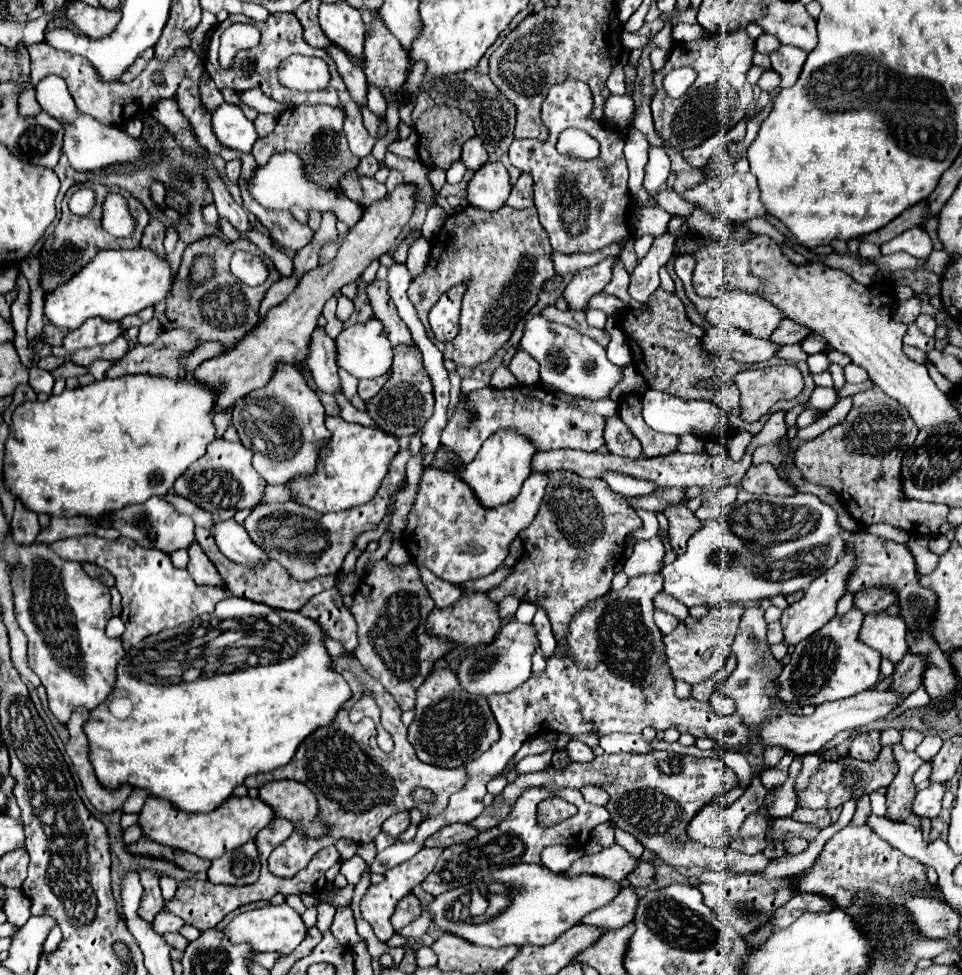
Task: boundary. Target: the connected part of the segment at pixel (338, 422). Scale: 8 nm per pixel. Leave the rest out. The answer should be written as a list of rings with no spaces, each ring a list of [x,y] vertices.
[[[338,415],[326,417],[326,427],[332,431],[332,441],[322,451],[322,459],[318,461],[316,473],[306,479],[294,479],[288,485],[296,495],[296,503],[316,509],[320,513],[344,511],[368,503],[380,487],[382,479],[386,477],[390,461],[400,451],[398,439],[376,427],[348,423]]]

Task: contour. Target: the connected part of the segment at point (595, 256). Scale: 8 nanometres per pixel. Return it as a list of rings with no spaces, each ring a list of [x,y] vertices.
[[[618,243],[602,249],[600,253],[586,253],[586,255],[562,255],[562,253],[553,251],[554,269],[556,269],[556,273],[558,273],[560,277],[564,277],[564,275],[576,275],[576,273],[580,273],[582,269],[600,263],[604,257],[608,257],[608,255],[612,255],[612,253],[618,255],[620,251],[622,251],[622,245],[618,245]]]

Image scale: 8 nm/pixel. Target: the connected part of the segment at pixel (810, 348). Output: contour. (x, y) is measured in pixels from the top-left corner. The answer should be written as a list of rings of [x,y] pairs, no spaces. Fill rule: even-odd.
[[[810,333],[810,335],[802,341],[802,349],[804,349],[808,355],[814,355],[814,353],[824,351],[826,345],[828,345],[828,341],[826,341],[822,335],[818,335],[818,333]]]

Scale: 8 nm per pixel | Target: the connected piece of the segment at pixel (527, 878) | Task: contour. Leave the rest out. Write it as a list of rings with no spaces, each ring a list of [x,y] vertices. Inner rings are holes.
[[[516,863],[512,867],[504,867],[500,871],[494,871],[490,875],[492,881],[500,881],[510,887],[510,907],[504,909],[498,917],[488,919],[484,923],[464,923],[452,919],[452,905],[458,901],[462,893],[466,893],[466,887],[454,889],[452,893],[438,895],[430,905],[430,913],[436,921],[436,925],[448,933],[460,935],[466,941],[472,941],[476,945],[484,947],[506,947],[506,945],[548,945],[556,937],[560,937],[568,927],[574,927],[580,923],[584,915],[588,915],[594,909],[604,907],[610,903],[618,891],[620,883],[612,883],[612,879],[598,879],[596,875],[564,875],[554,873],[544,865],[538,863]],[[550,879],[550,895],[544,895],[544,881]]]

